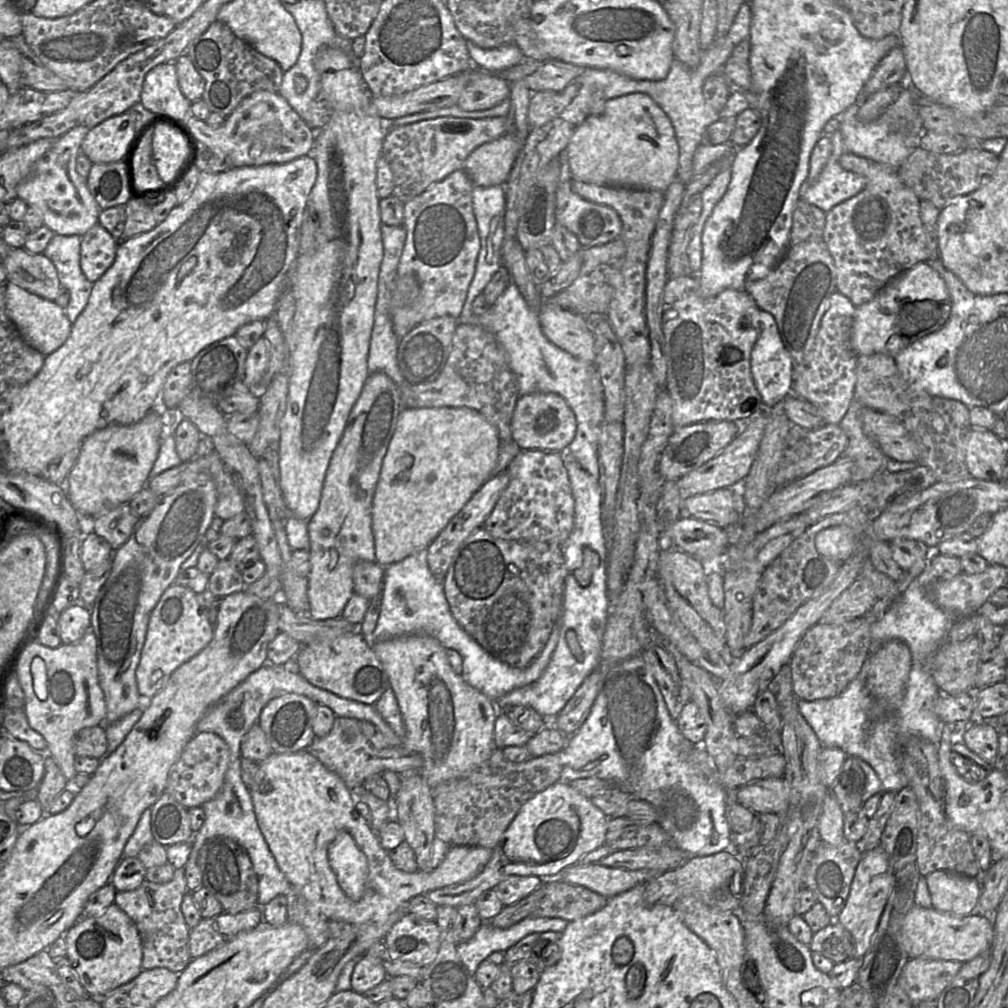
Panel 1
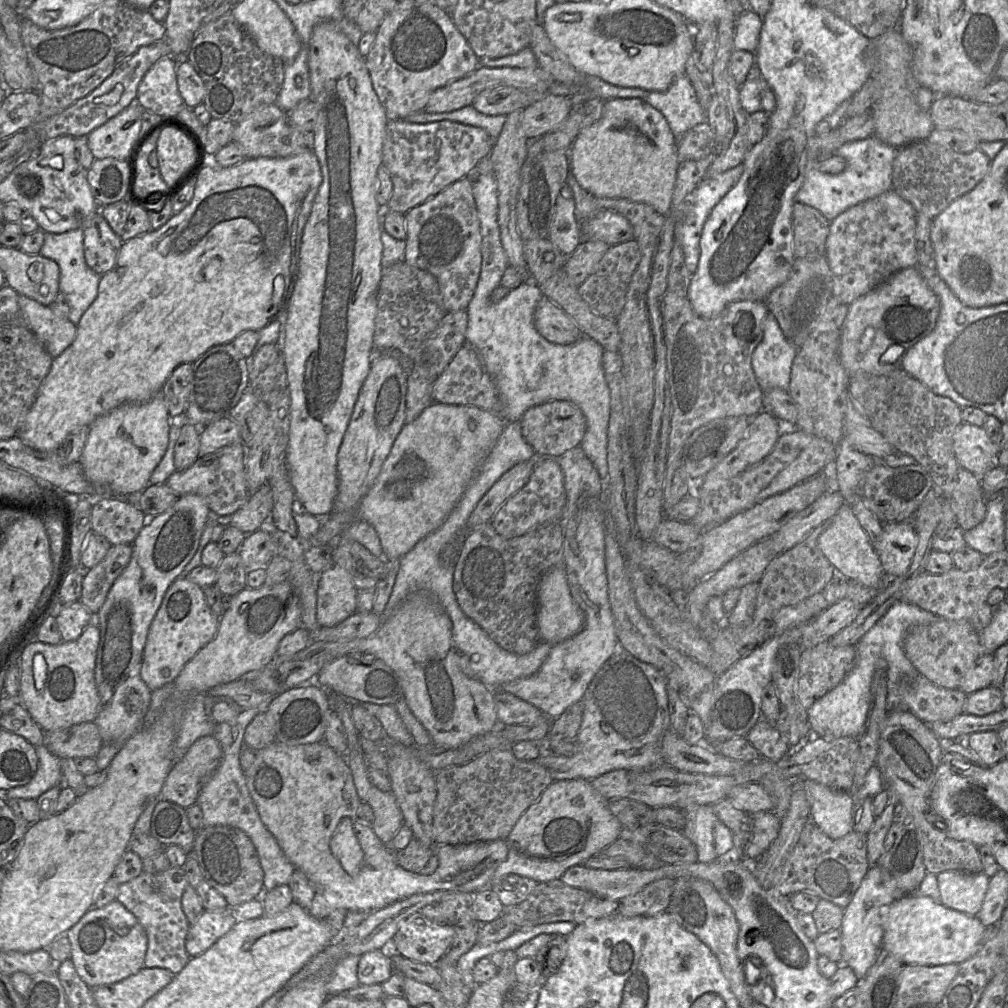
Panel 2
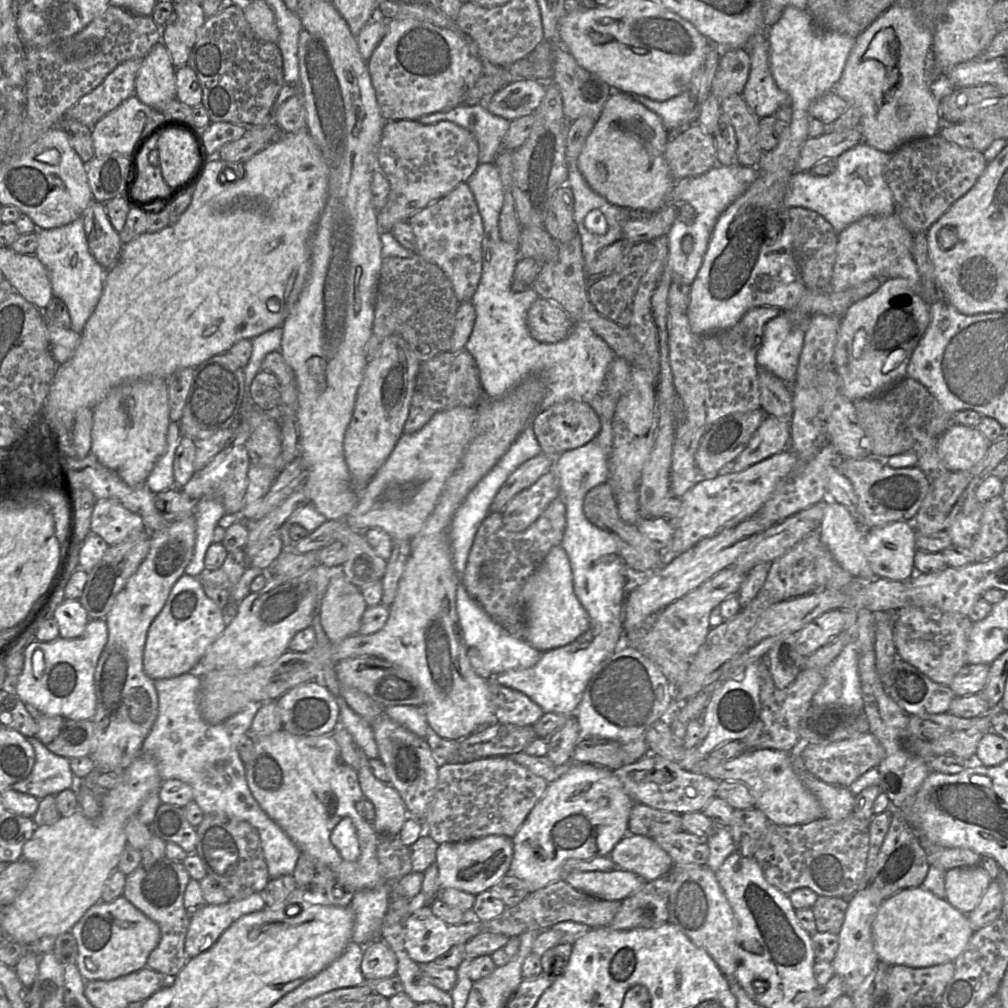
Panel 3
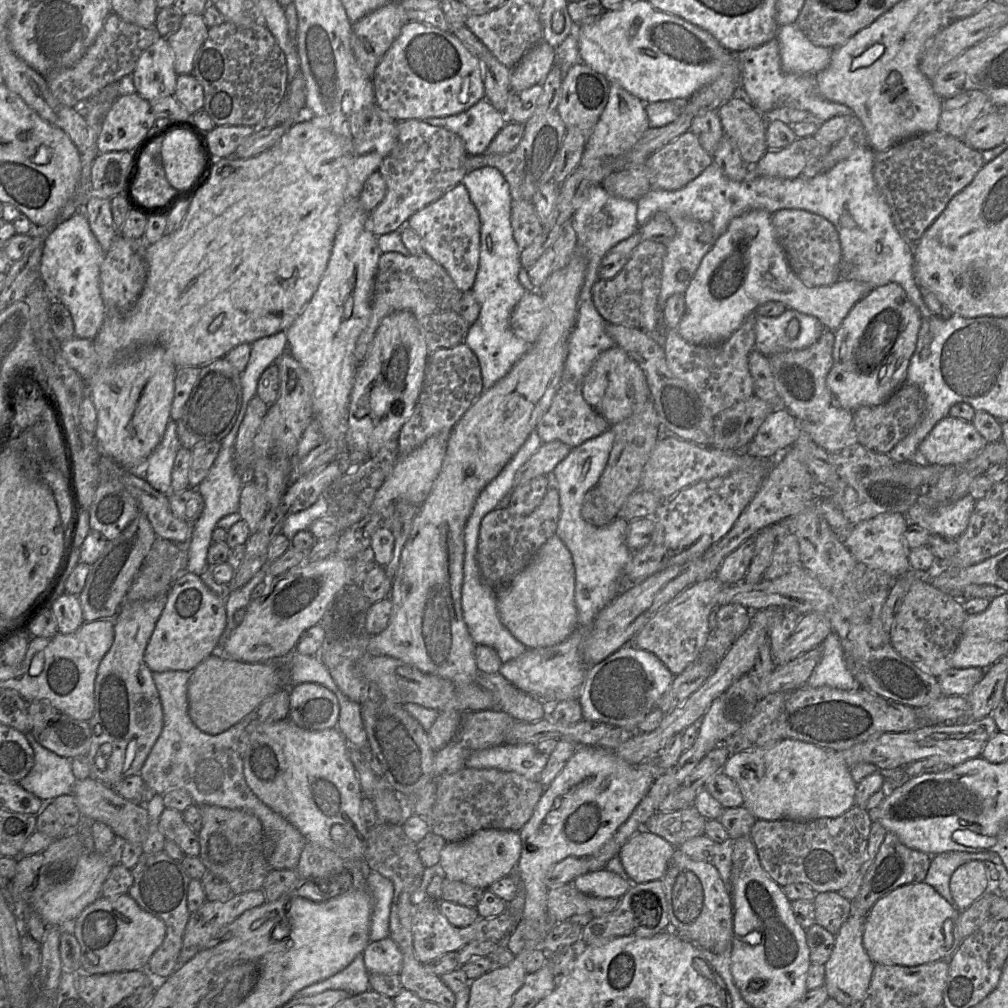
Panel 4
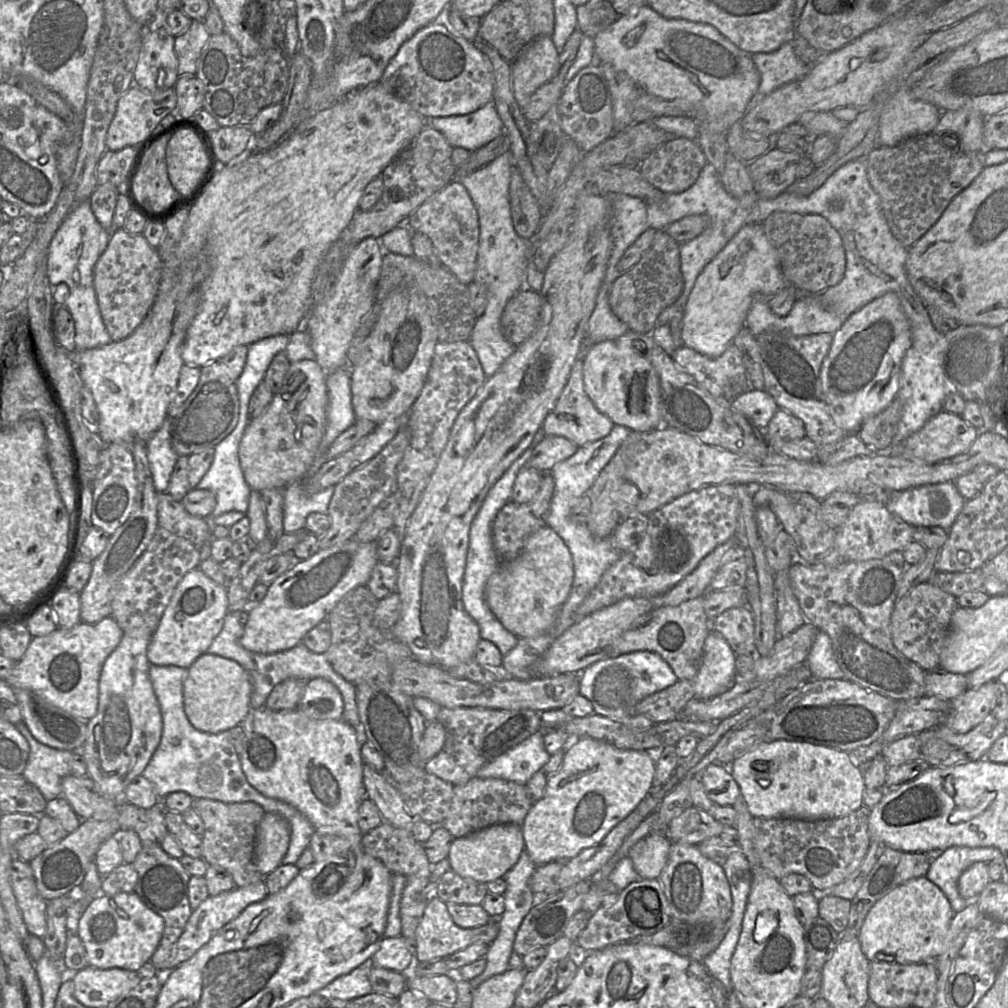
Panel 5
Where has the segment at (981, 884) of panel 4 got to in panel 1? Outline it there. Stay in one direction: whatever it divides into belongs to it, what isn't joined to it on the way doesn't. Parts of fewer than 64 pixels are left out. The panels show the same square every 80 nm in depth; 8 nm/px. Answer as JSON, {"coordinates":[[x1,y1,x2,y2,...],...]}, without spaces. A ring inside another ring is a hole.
{"coordinates":[[943,870,926,877,933,908,956,916,977,912,982,891,979,877,968,877]]}

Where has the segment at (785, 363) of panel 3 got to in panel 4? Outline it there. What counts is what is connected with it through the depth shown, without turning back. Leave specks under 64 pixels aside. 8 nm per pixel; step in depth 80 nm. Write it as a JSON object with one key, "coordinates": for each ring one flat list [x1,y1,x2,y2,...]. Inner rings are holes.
{"coordinates":[[787,309,777,317,756,316,755,348,764,356,800,350,812,345,827,330,815,317]]}

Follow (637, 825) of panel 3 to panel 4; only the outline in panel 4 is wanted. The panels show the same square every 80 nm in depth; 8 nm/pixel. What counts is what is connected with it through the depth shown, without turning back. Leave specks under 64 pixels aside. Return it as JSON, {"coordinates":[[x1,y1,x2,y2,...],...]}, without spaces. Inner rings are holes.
{"coordinates":[[690,806,679,811,654,813,641,831,656,834,678,848,689,839,703,836,706,821,694,806]]}

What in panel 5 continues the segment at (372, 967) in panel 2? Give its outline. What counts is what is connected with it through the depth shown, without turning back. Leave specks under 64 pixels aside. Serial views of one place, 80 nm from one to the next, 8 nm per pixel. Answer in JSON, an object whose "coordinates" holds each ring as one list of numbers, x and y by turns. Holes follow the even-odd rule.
{"coordinates":[[401,935,384,937,370,963,373,966,404,972,413,967,415,955,412,946]]}

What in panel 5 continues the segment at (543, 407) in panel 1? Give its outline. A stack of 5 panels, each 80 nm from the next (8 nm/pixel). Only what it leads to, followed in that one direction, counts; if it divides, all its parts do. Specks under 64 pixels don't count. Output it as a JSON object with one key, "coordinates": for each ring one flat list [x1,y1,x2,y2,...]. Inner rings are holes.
{"coordinates":[[578,358,569,373,567,382,557,402,543,421,541,429,546,436,561,436,580,447,607,436,613,427,614,423,596,408,585,392,583,363,582,359]]}

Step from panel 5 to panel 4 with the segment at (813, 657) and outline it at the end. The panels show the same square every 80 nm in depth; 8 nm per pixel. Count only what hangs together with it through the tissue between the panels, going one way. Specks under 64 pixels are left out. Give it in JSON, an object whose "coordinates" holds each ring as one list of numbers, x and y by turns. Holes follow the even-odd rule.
{"coordinates":[[830,633,818,647,822,650,822,657,807,685,814,688,829,686,839,690,860,687,846,666,841,642,835,633]]}

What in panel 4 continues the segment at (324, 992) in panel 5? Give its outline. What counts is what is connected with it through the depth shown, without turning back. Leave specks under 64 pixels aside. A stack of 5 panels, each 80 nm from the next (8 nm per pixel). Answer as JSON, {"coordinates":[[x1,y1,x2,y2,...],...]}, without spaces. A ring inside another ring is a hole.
{"coordinates":[[361,953,343,970,301,989,295,997,311,996,327,990,344,990,350,995,357,995,369,989,369,972,364,964,363,953]]}

